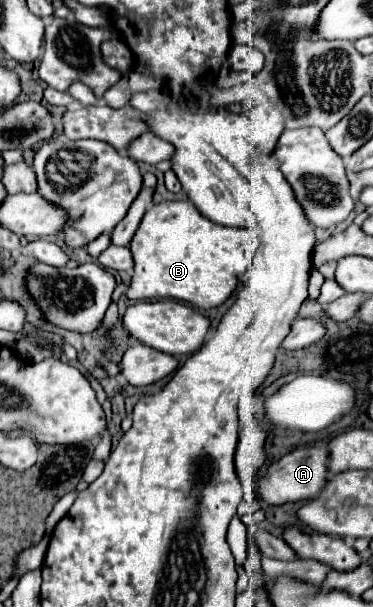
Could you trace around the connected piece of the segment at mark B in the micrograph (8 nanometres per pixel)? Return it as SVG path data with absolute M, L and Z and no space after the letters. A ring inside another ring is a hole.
M165 200L145 212L129 248L135 260L129 298L175 298L209 310L221 306L237 288L239 276L247 272L259 248L259 238L251 230L211 222L189 200Z

